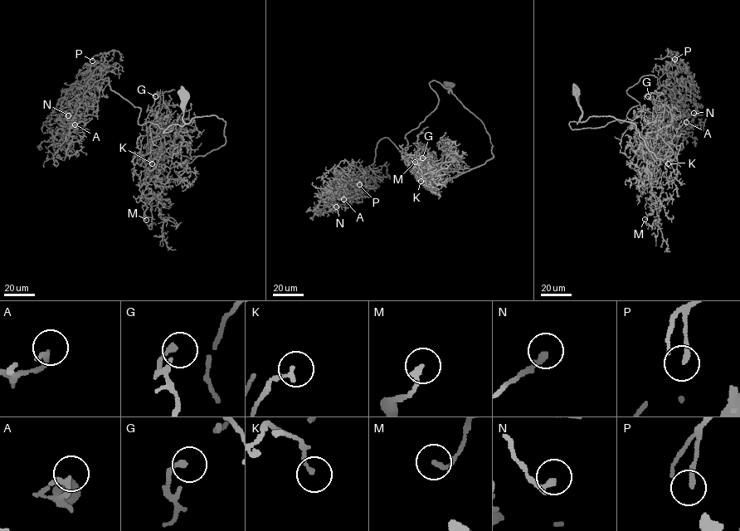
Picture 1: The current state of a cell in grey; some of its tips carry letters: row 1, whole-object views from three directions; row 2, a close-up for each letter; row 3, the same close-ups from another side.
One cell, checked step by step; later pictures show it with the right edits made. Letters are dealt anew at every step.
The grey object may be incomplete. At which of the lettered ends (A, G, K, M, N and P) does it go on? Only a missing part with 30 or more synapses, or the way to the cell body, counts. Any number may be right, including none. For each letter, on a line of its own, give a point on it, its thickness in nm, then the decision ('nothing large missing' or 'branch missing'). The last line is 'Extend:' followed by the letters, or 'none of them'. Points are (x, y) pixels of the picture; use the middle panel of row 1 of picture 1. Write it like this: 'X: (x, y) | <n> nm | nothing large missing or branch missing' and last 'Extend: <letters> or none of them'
A: (343, 199) | 240 nm | nothing large missing
G: (422, 158) | 200 nm | nothing large missing
K: (421, 181) | 180 nm | nothing large missing
M: (415, 162) | 190 nm | nothing large missing
N: (336, 207) | 240 nm | nothing large missing
P: (359, 184) | 200 nm | nothing large missing
Extend: none of them

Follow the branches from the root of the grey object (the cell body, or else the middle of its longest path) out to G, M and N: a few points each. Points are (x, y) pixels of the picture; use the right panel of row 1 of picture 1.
G: (576, 92), (581, 122), (632, 122), (663, 160), (673, 151), (659, 134), (664, 128), (648, 96)
M: (576, 92), (581, 122), (607, 116), (632, 122), (659, 159), (649, 182), (651, 211), (645, 219)
N: (576, 92), (572, 129), (624, 121), (640, 104), (626, 90), (649, 75), (672, 83), (685, 121), (693, 113)

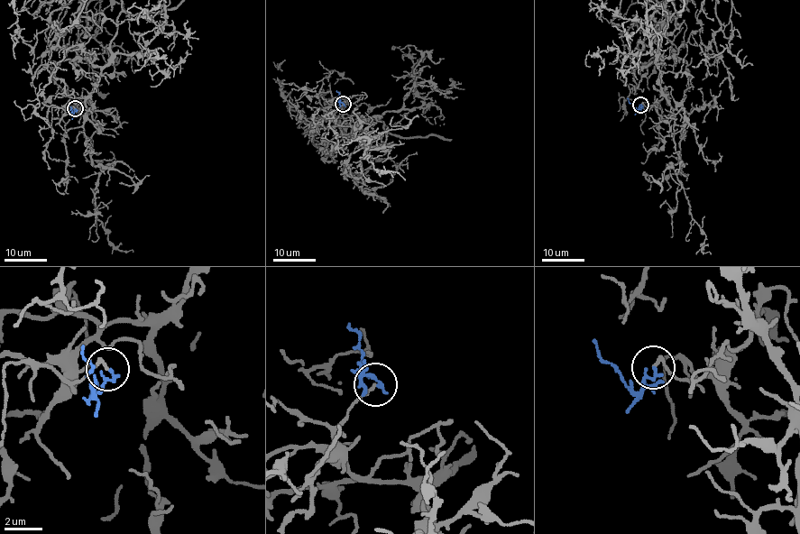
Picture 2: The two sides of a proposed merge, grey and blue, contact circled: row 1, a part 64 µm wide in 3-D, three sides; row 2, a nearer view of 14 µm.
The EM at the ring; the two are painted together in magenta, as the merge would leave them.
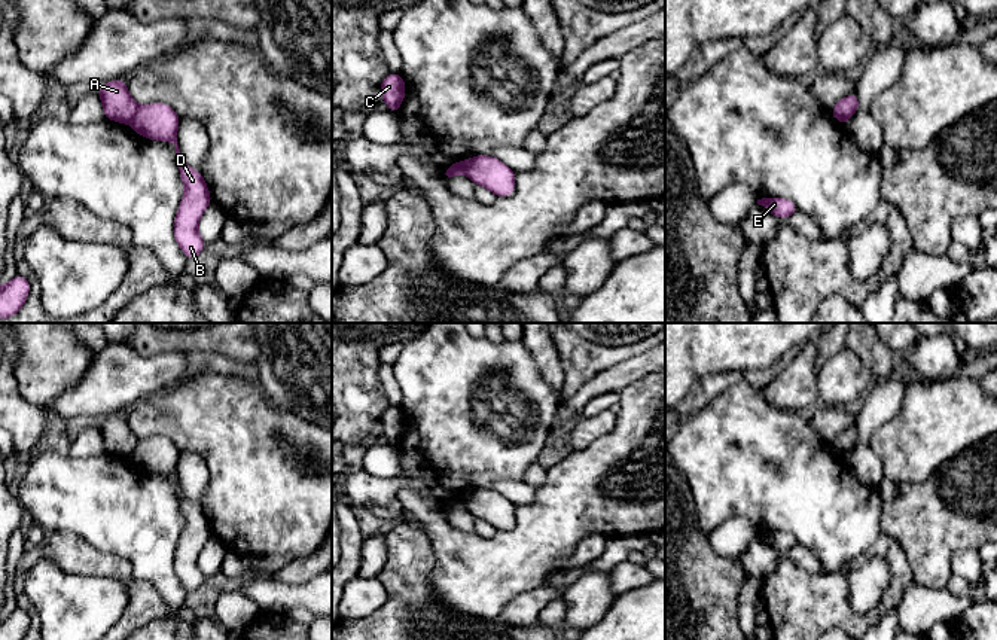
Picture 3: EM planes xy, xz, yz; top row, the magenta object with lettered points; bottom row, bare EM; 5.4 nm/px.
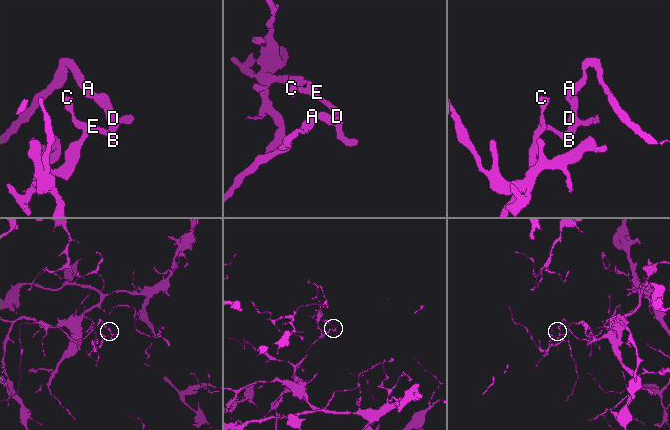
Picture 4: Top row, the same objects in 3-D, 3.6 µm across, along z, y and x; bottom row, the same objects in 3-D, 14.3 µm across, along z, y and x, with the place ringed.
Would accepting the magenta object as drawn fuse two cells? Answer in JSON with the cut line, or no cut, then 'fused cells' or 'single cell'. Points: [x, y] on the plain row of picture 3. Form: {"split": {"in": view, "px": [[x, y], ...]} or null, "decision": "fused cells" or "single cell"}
{"split": {"in": "xy", "px": [[139, 441], [131, 456]]}, "decision": "fused cells"}

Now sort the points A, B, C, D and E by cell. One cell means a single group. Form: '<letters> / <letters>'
A / B C D E

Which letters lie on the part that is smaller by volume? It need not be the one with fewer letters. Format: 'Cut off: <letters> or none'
Cut off: B, C, D, E

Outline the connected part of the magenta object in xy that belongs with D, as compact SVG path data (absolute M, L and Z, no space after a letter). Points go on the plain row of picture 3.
M164 436L146 438L137 442L132 463L146 472L171 475L176 479L176 494L185 518L183 533L174 552L174 570L187 592L202 586L205 576L198 566L204 543L213 536L202 508L186 499L177 478L180 449Z

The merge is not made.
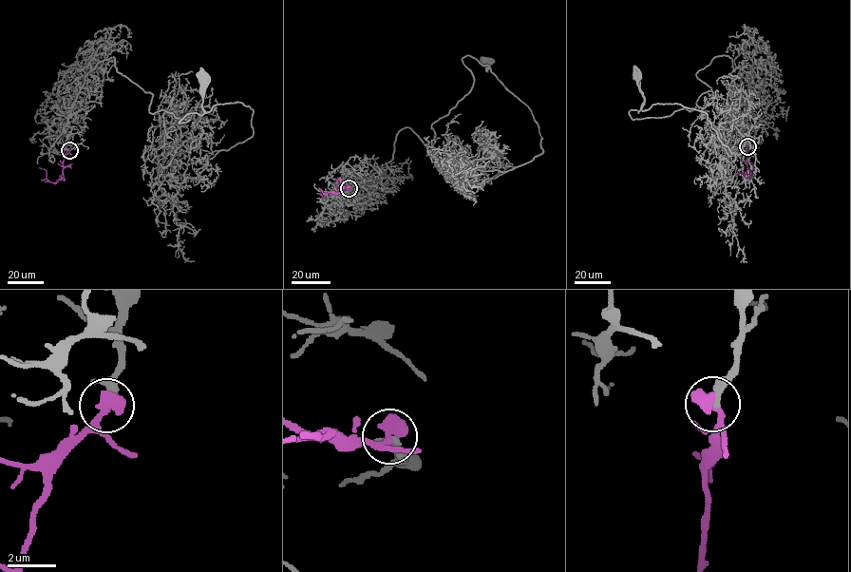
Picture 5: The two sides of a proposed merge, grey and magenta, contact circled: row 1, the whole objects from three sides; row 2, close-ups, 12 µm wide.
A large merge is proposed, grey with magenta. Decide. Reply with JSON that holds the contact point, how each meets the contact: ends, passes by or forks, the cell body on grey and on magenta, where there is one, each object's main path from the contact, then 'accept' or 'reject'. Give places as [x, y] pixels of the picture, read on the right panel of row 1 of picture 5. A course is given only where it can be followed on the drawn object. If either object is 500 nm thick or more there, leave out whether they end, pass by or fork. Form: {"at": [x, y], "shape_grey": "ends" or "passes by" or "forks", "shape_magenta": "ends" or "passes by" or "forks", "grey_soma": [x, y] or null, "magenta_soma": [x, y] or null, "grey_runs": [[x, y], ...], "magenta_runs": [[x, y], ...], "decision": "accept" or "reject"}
{"at": [747, 146], "grey_soma": [637, 77], "magenta_soma": null, "grey_runs": [[747, 146], [729, 57], [696, 73], [711, 89], [695, 108], [664, 117], [631, 117], [644, 104], [637, 76]], "magenta_runs": [[747, 146], [746, 166], [750, 177], [753, 165], [750, 162]], "decision": "accept"}

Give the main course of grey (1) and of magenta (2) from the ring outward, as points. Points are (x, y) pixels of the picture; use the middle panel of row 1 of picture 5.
1: (349, 188), (346, 170), (388, 162), (403, 128), (431, 141), (472, 85), (462, 59), (486, 62)
2: (349, 188), (324, 196), (316, 193)

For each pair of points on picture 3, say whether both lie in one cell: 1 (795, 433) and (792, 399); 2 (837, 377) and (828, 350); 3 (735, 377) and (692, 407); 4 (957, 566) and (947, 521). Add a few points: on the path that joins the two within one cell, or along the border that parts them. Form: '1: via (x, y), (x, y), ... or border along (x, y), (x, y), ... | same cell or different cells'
1: border along (762, 395), (770, 405), (798, 413) | different cells
2: border along (842, 347), (817, 372) | different cells
3: via (725, 380), (716, 383), (703, 396) | same cell
4: border along (976, 549), (960, 549), (951, 558), (950, 573) | different cells

